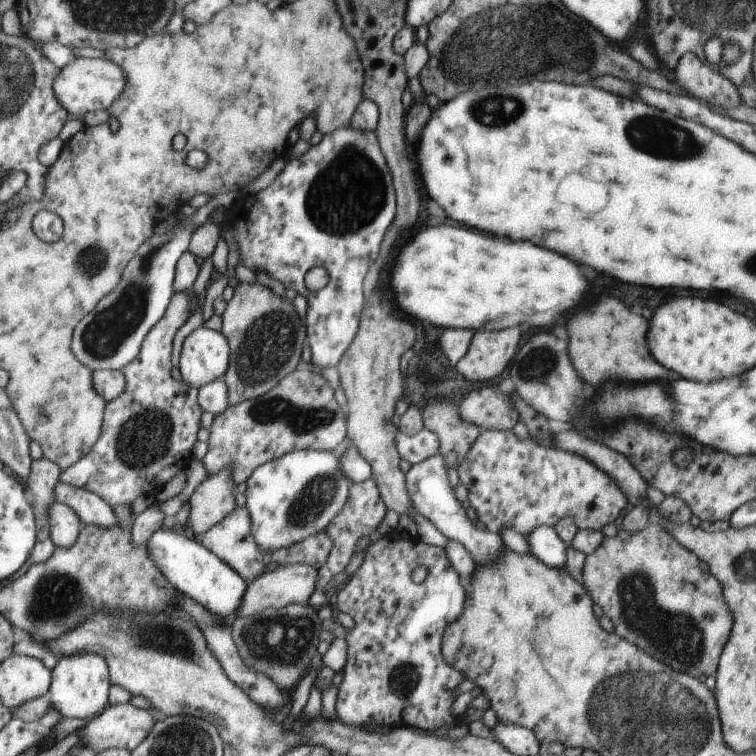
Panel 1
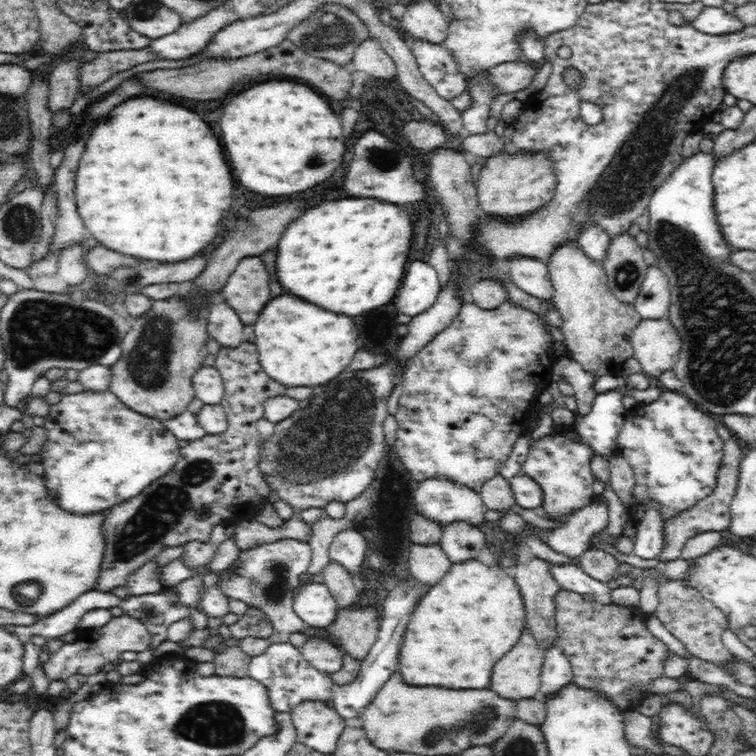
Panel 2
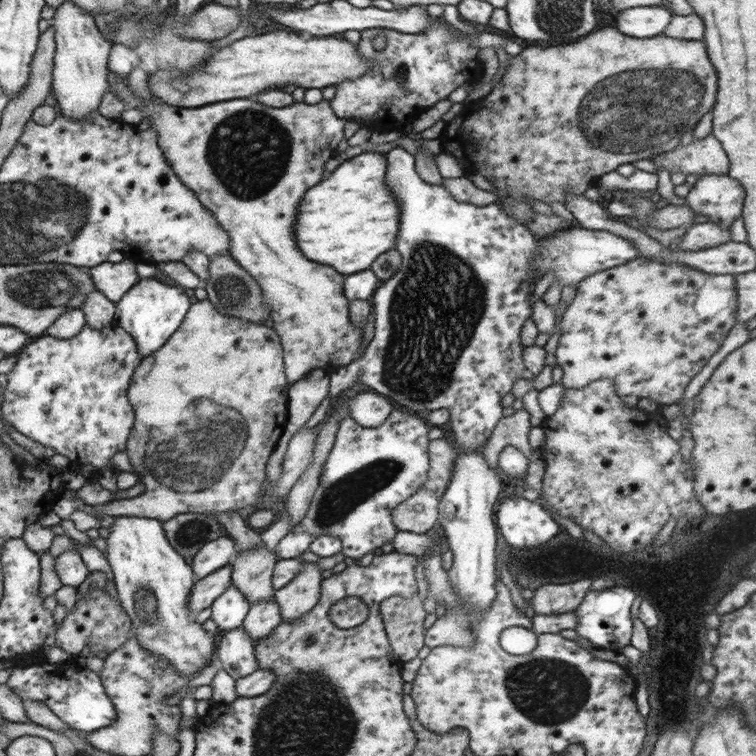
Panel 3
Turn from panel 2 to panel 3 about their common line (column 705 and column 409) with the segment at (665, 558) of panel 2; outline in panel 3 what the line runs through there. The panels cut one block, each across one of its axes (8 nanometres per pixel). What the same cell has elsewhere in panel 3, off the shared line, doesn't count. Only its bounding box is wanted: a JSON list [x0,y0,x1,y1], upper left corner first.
[392,437,458,536]

